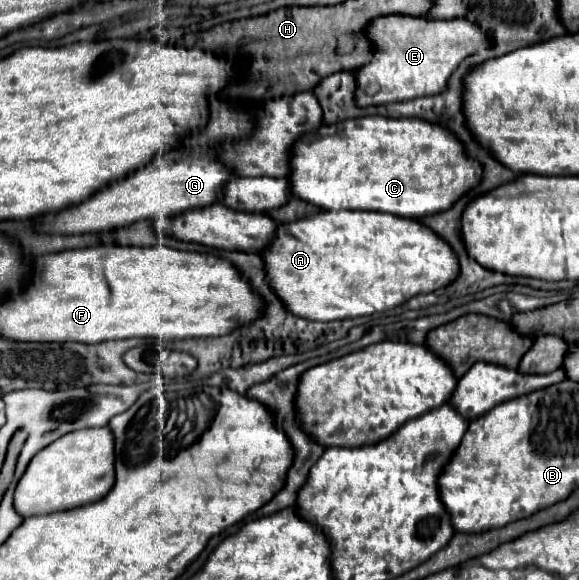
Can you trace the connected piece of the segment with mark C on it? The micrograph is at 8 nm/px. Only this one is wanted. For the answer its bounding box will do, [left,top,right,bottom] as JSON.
[292,117,482,219]

